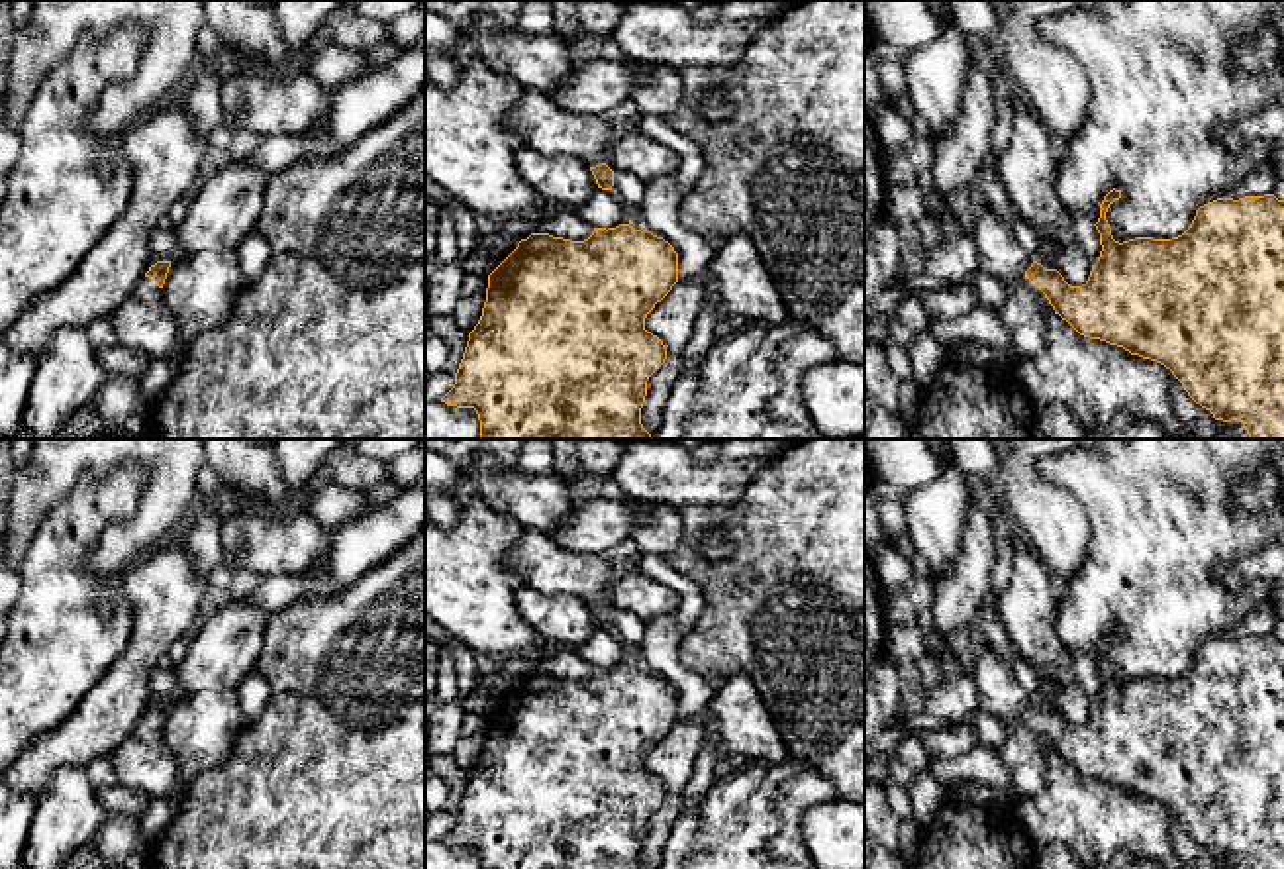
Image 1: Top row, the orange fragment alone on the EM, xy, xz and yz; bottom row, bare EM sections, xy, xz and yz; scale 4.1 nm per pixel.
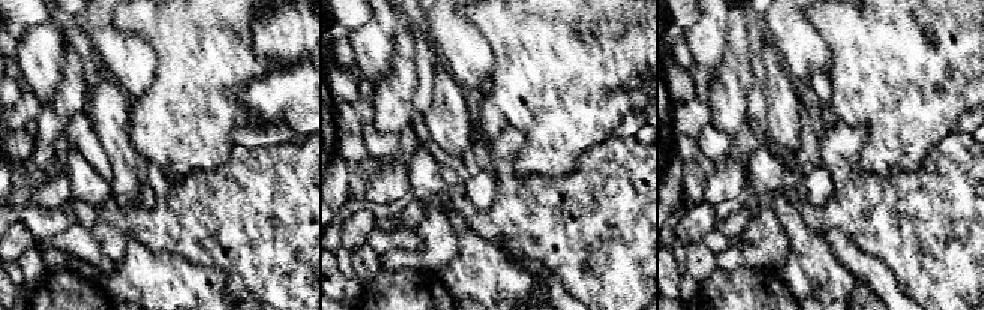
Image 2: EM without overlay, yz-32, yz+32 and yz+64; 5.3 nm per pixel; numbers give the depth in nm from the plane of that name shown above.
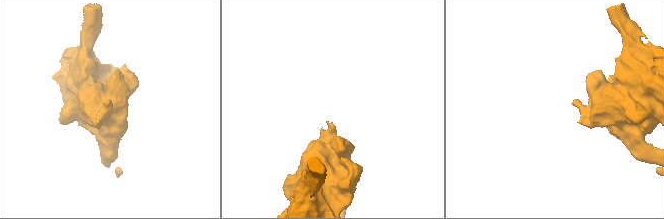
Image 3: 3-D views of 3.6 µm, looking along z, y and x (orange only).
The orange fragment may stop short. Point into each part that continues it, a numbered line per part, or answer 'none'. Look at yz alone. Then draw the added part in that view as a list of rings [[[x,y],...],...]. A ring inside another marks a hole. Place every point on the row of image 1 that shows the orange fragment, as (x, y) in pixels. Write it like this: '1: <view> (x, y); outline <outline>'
1: yz (1024, 314); outline [[[1023,275],[1006,284],[1006,300],[996,310],[1010,337],[1008,349],[992,349],[974,341],[955,343],[951,363],[1019,369],[1031,363],[1047,343],[1045,294]]]

